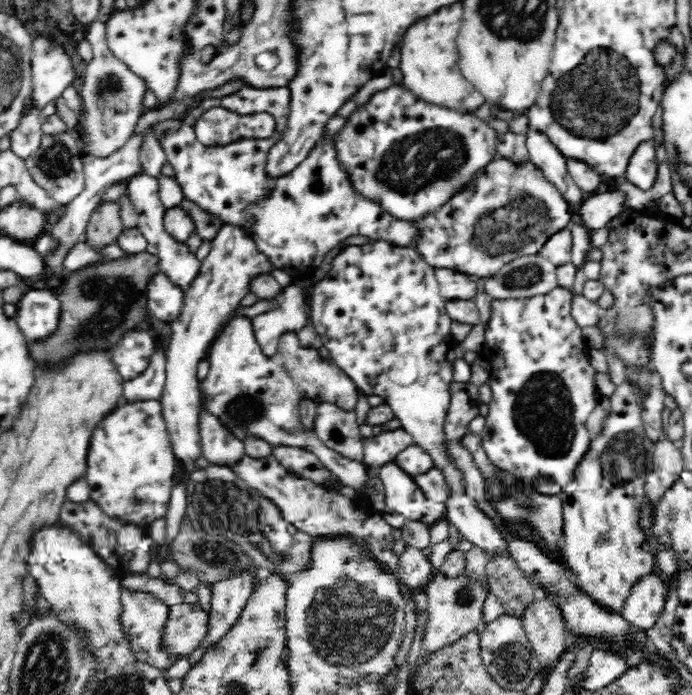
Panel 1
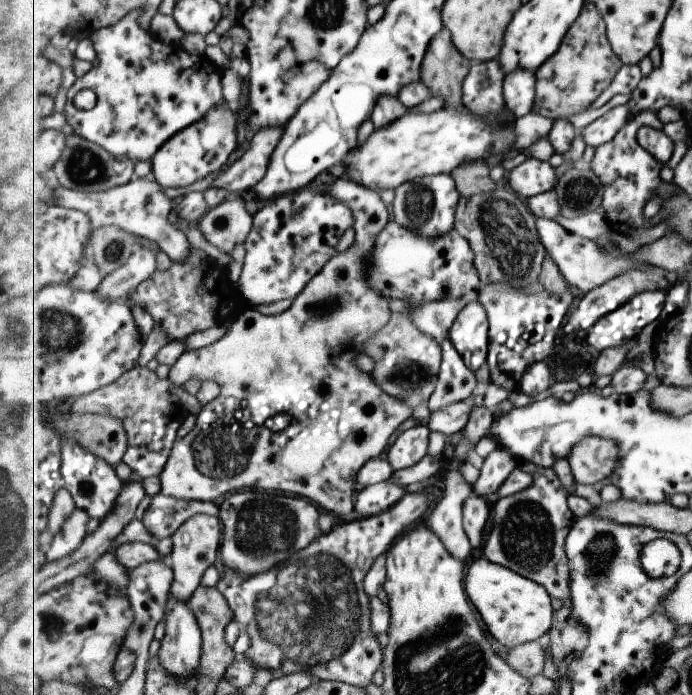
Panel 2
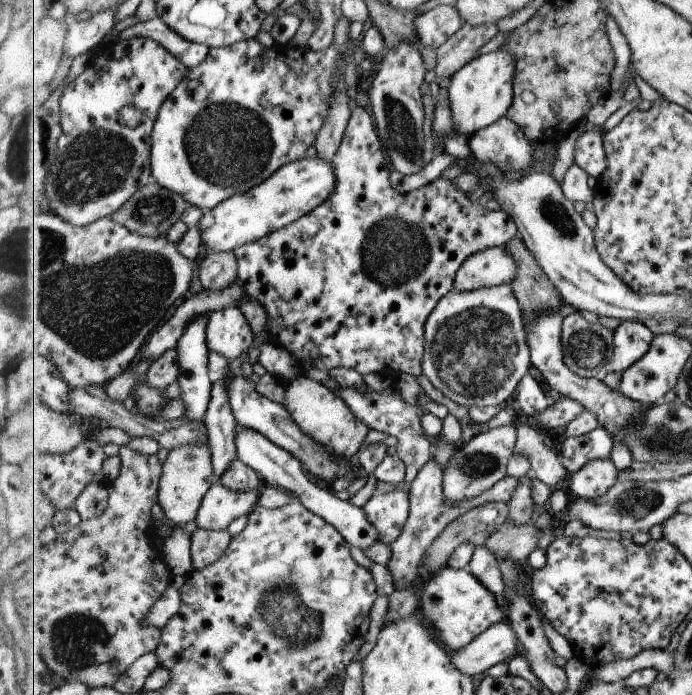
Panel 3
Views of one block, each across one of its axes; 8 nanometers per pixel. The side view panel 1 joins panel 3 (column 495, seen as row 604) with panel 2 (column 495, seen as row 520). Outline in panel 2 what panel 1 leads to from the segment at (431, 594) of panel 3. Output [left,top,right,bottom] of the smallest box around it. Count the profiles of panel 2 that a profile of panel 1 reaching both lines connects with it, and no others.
[466,556,554,649]

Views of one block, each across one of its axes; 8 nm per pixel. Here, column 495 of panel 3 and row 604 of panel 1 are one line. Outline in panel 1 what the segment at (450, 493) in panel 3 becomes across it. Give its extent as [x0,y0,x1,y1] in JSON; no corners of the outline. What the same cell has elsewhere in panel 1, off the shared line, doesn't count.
[421,572,491,655]

